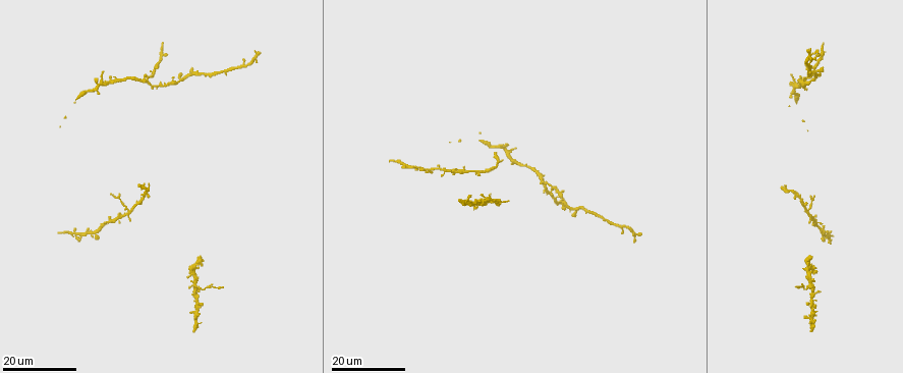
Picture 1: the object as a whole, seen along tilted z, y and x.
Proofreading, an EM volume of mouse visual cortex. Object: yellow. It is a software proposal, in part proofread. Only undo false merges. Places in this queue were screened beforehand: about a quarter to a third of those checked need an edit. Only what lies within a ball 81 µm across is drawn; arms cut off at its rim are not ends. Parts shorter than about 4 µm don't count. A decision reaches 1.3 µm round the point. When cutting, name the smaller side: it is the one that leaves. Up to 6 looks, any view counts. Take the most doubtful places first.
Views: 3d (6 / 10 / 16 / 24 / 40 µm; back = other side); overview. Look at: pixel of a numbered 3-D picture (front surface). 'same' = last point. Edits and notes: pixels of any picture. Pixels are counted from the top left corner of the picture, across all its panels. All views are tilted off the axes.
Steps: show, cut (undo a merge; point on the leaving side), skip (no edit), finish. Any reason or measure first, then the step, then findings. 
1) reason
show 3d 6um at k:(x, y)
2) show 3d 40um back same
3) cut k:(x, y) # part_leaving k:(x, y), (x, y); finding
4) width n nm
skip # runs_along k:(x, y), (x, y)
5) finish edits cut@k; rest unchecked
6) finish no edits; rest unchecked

show 3d 16um at 1:(809, 286)

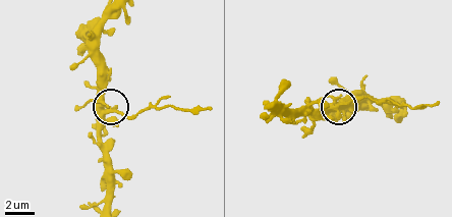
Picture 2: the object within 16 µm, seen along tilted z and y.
show 3d 6um at 2:(337, 109)

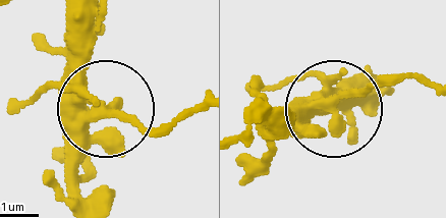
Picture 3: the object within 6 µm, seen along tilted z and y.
width 340 nm
cut 3:(151, 129) # part_leaving 3:(116, 113), (156, 131), (193, 115); two cells meet here

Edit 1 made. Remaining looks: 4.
show overview

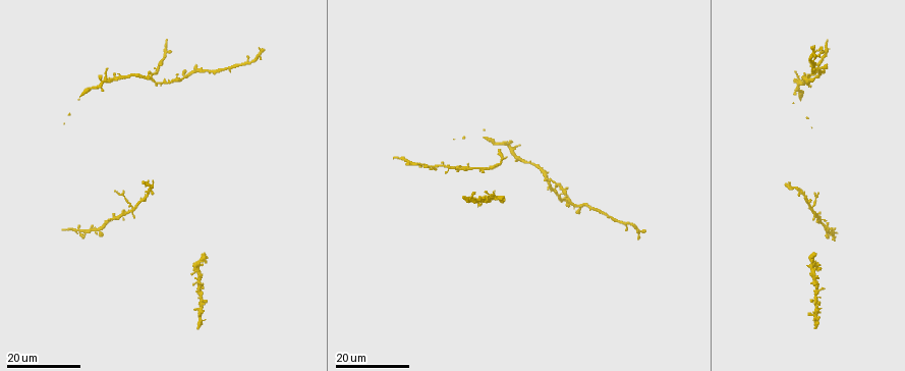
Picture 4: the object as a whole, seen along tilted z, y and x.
three-way junction
show 3d 24um at 4:(469, 168)

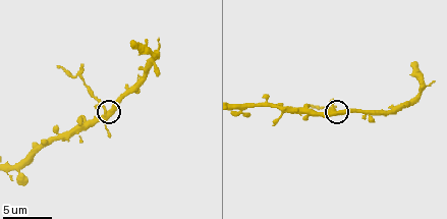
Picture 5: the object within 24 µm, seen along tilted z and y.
show 3d 6um at 5:(109, 112)

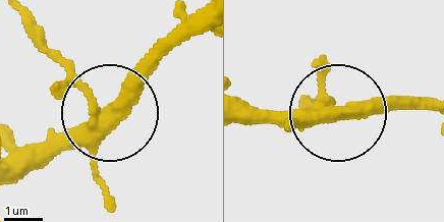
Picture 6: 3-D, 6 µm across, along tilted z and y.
other side
show 3d 6um back at 6:(109, 108)

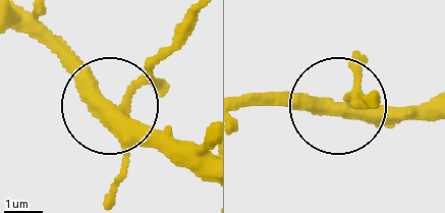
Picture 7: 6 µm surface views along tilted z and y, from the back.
cut 7:(169, 86) # two cells meet here

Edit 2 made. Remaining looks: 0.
finish edits cut@3, cut@7; rest unchecked

